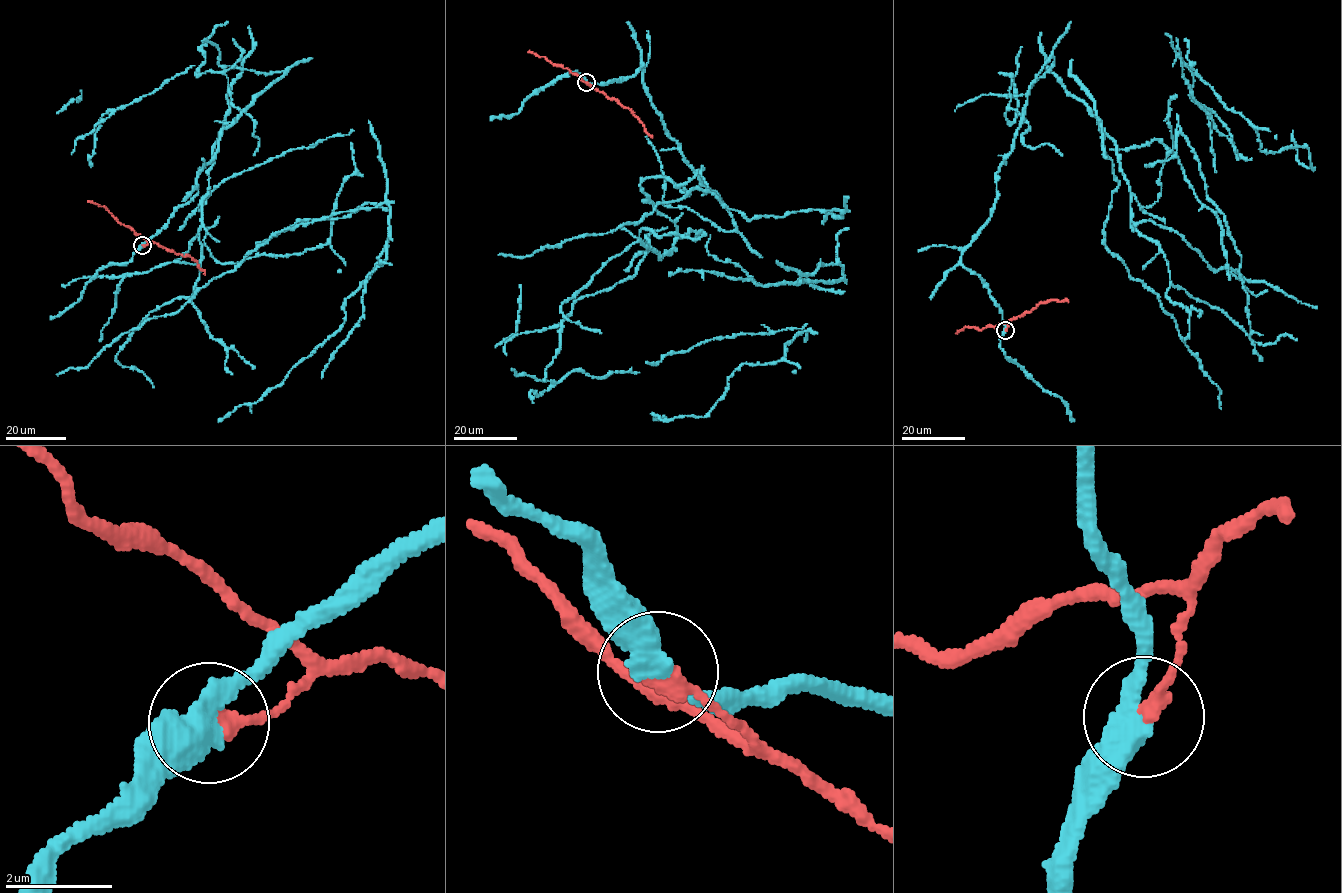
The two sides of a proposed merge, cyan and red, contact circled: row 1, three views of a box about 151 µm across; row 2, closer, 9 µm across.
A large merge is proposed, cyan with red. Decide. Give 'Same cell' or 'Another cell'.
Another cell

